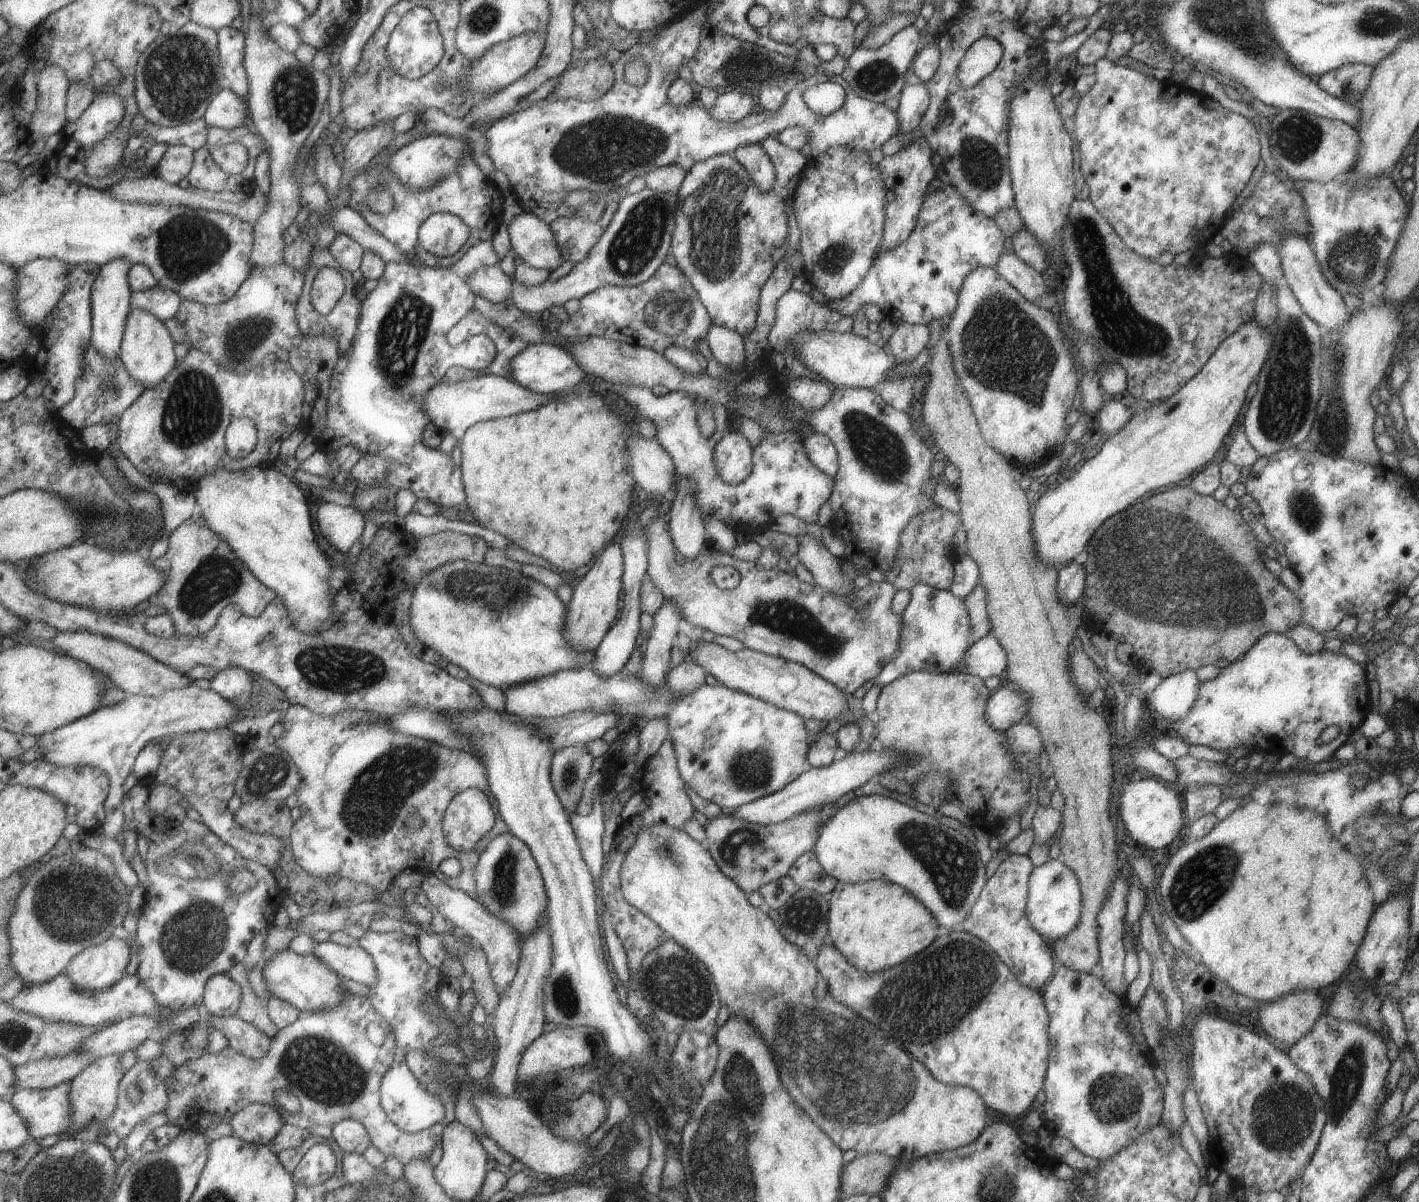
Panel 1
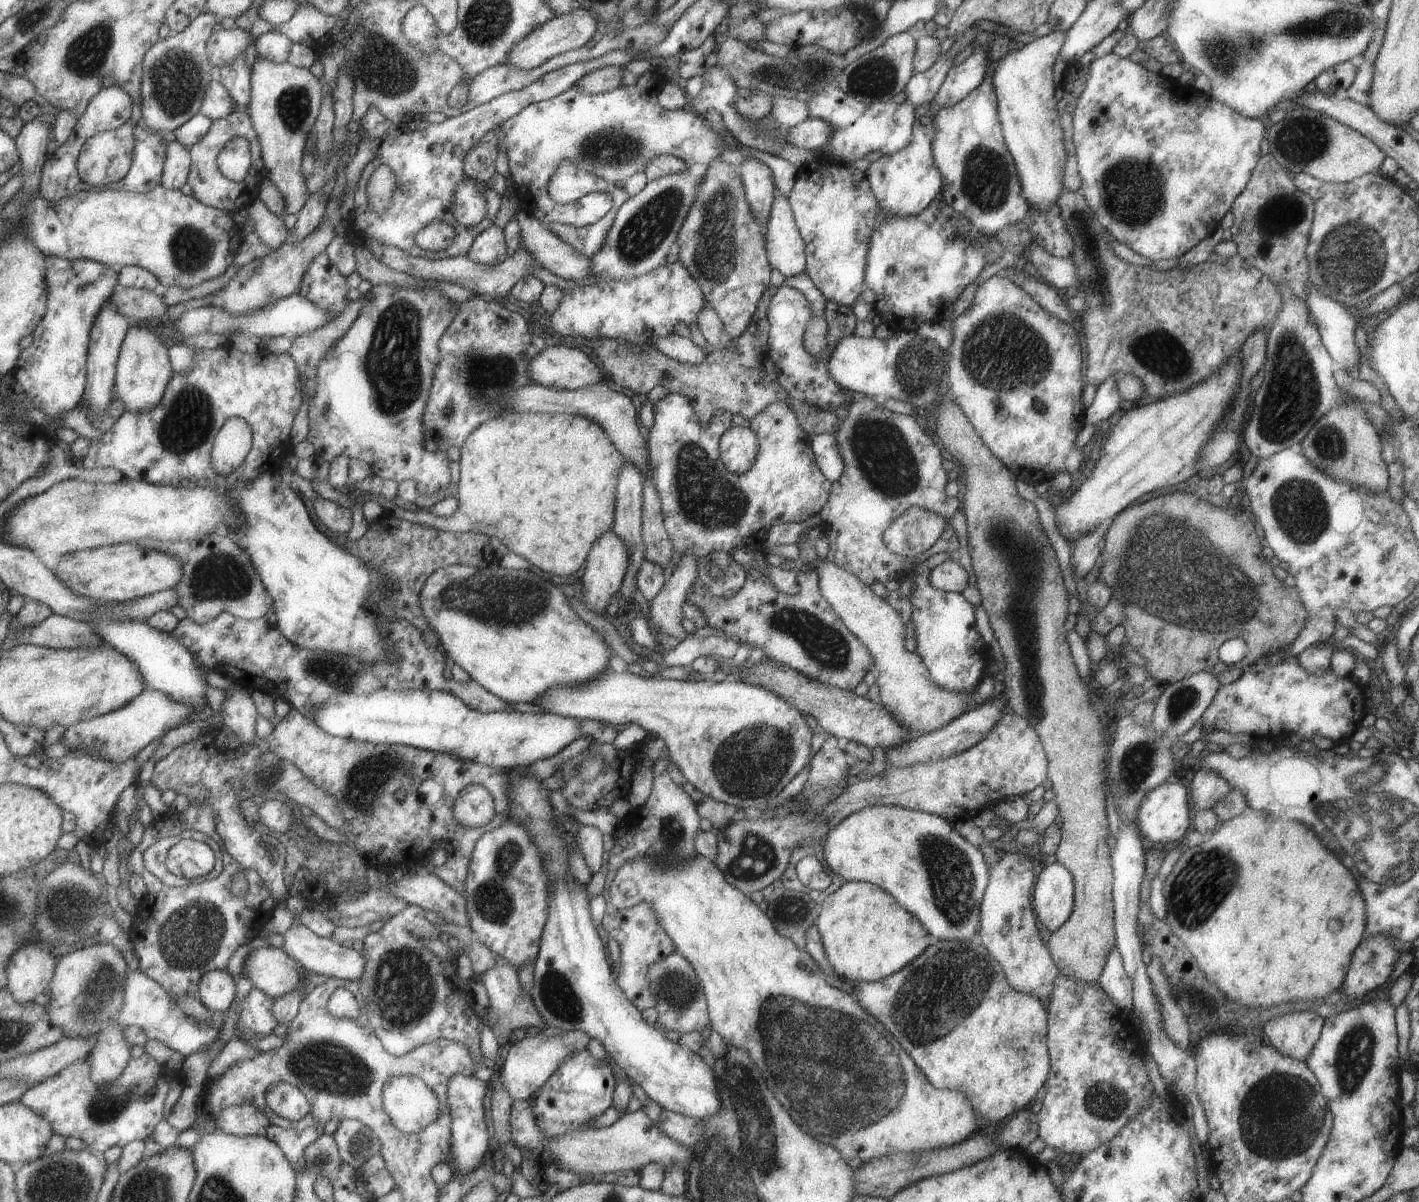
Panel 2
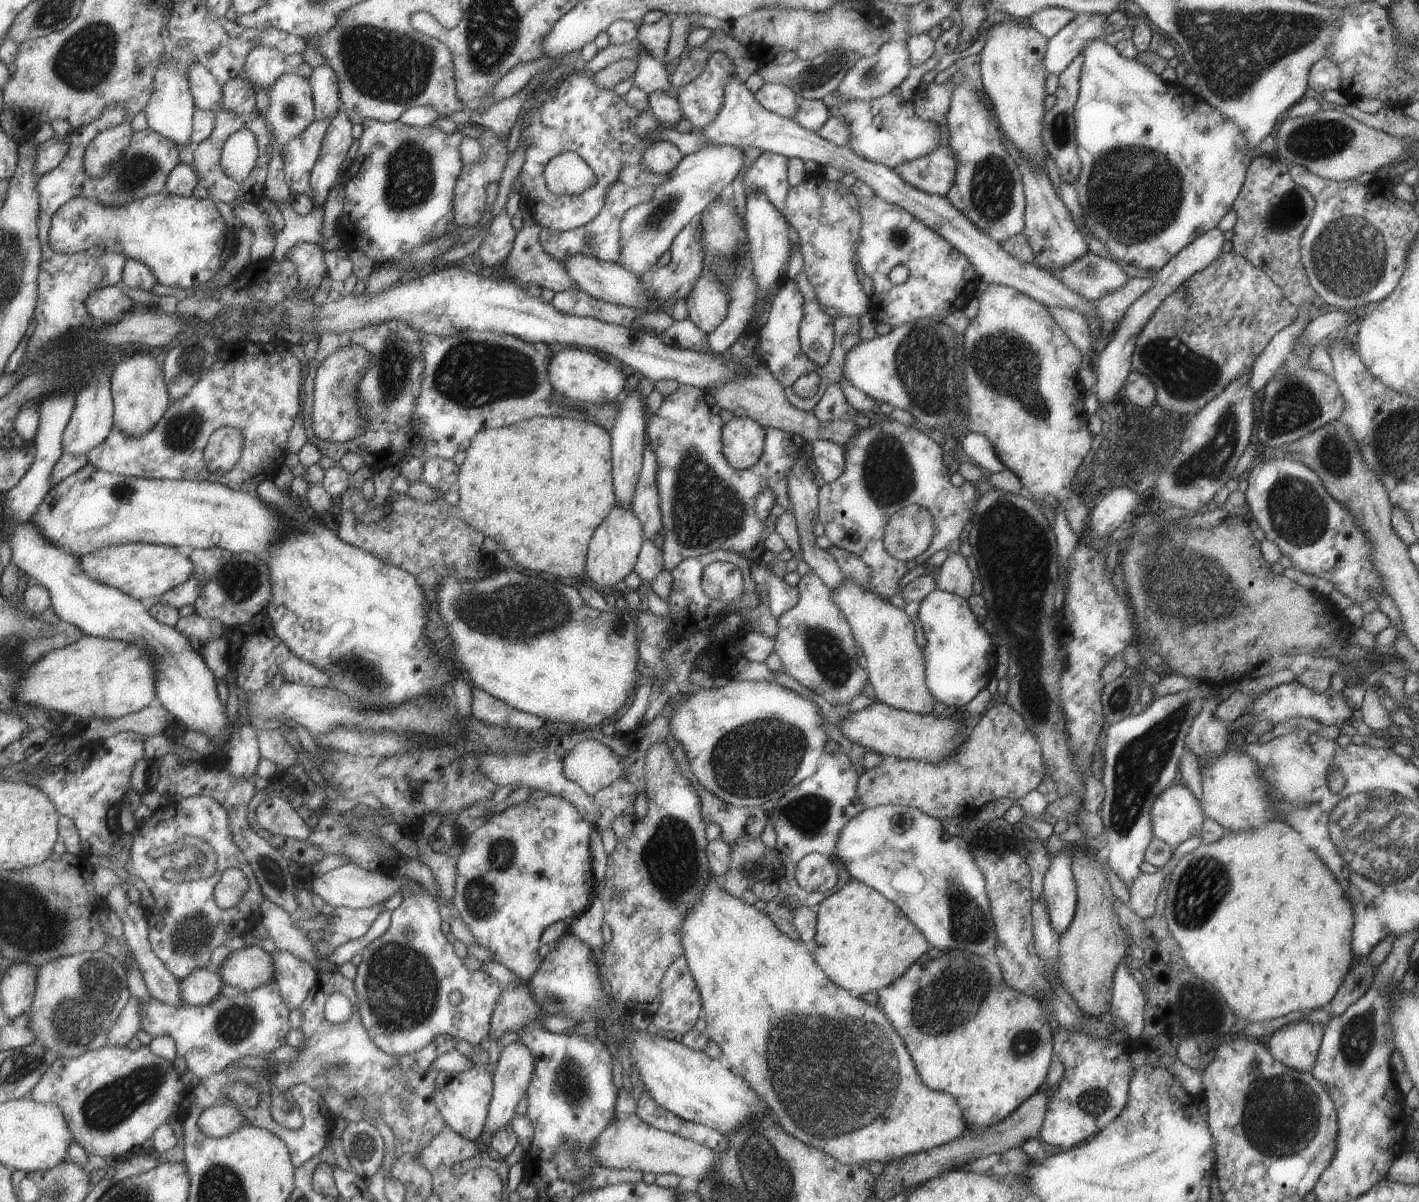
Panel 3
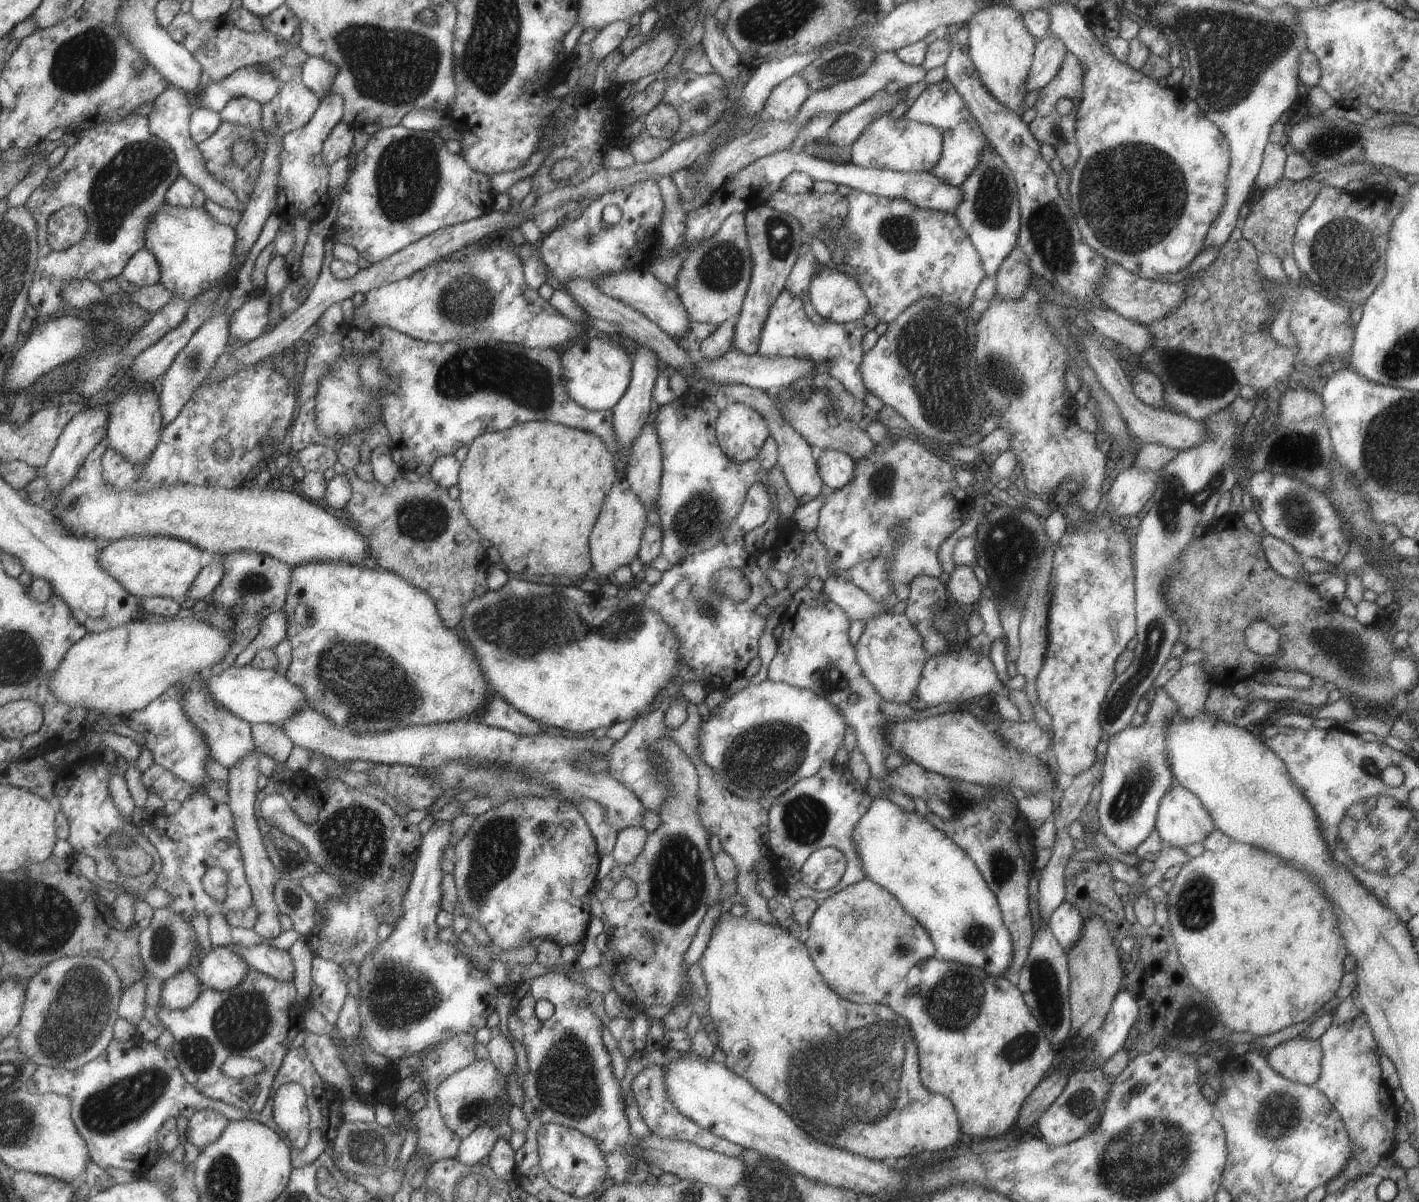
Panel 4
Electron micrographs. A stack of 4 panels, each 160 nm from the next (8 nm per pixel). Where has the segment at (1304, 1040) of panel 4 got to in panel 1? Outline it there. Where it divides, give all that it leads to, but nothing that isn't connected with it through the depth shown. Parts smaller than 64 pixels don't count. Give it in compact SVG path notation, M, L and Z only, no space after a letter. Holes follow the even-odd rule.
M1250 801L1244 806L1238 806L1233 812L1217 821L1217 824L1205 835L1198 839L1189 839L1178 848L1155 883L1157 903L1163 908L1164 915L1171 919L1182 938L1191 946L1196 957L1217 978L1240 995L1257 1001L1257 1016L1259 1024L1274 1043L1284 1050L1298 1041L1312 1027L1319 1018L1323 1008L1324 993L1333 988L1351 969L1355 953L1364 937L1367 925L1376 904L1372 897L1372 890L1367 879L1361 874L1359 863L1347 848L1339 844L1336 831L1329 828L1326 818L1313 810L1301 810L1291 814L1291 810L1281 803L1260 805Z

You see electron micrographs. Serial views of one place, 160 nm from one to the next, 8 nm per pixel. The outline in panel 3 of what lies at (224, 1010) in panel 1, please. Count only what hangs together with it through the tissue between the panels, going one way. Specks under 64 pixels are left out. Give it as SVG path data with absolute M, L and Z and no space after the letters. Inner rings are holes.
M204 968L194 969L180 981L180 997L185 1005L209 1004L220 991L220 974Z

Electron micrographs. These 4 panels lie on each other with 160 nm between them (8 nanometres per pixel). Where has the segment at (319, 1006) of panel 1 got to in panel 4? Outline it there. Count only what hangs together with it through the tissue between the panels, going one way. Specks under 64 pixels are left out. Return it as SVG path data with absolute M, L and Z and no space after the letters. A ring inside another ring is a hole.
M233 946L213 947L193 969L204 989L224 991L237 986L250 968Z

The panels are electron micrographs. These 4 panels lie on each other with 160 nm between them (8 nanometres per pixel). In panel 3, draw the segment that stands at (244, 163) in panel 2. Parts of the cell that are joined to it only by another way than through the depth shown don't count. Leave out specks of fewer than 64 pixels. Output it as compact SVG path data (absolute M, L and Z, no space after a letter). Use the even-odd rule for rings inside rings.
M247 129L231 133L220 152L221 170L236 183L242 183L255 166L258 155L255 135Z

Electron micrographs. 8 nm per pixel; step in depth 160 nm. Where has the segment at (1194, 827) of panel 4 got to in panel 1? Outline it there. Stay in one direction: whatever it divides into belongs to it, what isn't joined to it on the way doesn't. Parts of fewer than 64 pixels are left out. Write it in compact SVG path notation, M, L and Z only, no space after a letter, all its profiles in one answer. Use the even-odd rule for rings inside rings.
M1153 778L1127 779L1119 797L1119 814L1129 836L1141 847L1163 848L1173 842L1183 826L1182 792L1174 786L1165 788Z

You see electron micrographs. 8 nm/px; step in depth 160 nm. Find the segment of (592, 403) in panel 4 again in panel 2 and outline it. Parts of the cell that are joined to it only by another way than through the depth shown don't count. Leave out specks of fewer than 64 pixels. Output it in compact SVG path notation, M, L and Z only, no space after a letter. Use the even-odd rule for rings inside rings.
M547 347L531 357L527 376L531 382L552 389L575 390L605 380L599 364L576 348Z

